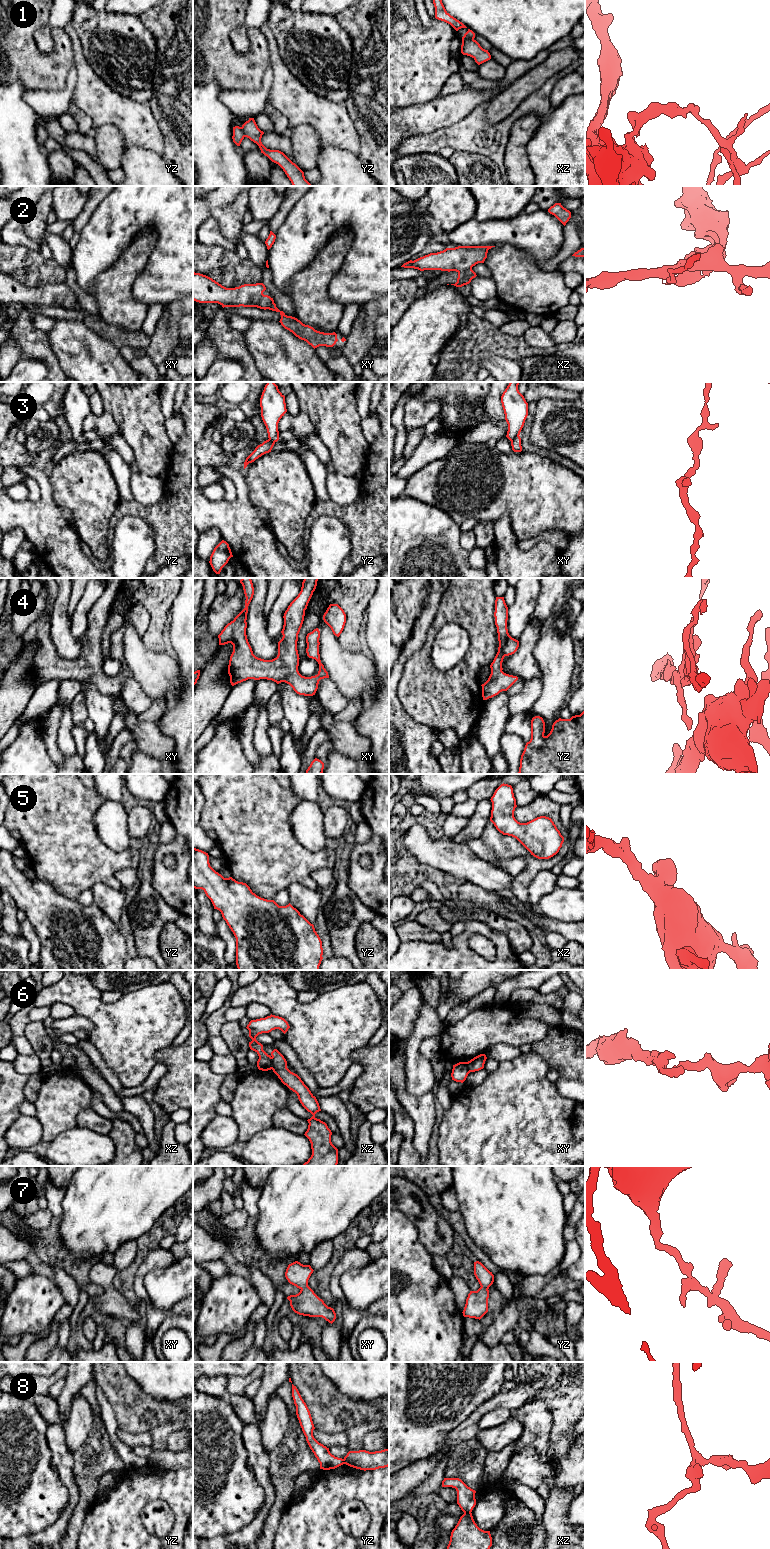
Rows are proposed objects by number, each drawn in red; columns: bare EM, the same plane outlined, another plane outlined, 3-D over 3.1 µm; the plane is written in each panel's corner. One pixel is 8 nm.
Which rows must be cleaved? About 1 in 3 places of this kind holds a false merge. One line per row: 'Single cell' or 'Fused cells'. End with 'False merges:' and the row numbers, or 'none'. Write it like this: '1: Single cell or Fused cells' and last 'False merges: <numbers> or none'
1: Fused cells
2: Fused cells
3: Fused cells
4: Single cell
5: Single cell
6: Fused cells
7: Single cell
8: Fused cells
False merges: 1, 2, 3, 6, 8

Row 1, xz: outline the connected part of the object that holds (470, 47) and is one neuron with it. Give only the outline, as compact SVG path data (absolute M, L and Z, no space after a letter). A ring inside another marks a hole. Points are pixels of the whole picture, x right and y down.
M462 37L461 53L472 57L478 65L491 59L488 50L483 49L476 40L464 37Z

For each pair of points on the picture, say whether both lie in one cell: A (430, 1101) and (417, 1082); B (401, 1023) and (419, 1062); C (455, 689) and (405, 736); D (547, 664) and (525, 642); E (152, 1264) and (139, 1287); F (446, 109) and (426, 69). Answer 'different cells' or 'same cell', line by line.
A: different cells
B: different cells
C: different cells
D: different cells
E: same cell
F: different cells

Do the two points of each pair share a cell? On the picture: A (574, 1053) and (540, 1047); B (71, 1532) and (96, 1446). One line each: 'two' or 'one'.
A: one
B: one

